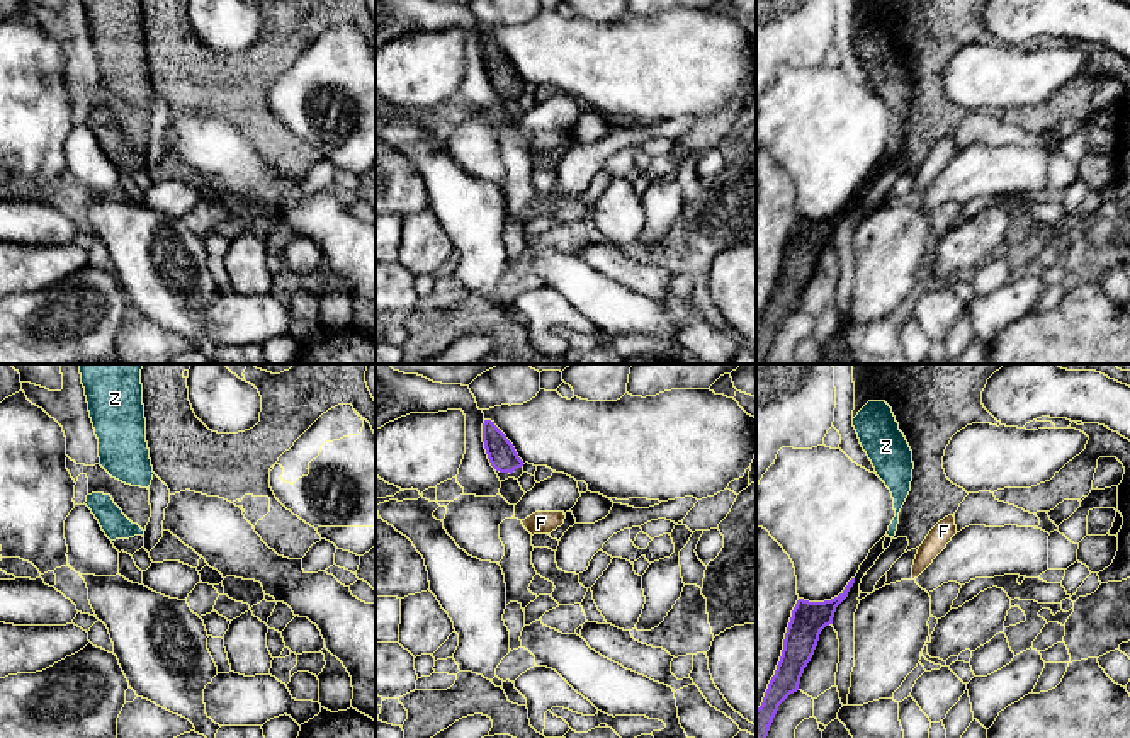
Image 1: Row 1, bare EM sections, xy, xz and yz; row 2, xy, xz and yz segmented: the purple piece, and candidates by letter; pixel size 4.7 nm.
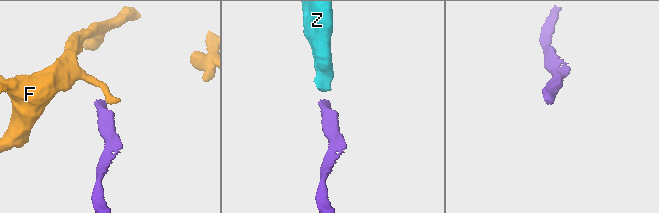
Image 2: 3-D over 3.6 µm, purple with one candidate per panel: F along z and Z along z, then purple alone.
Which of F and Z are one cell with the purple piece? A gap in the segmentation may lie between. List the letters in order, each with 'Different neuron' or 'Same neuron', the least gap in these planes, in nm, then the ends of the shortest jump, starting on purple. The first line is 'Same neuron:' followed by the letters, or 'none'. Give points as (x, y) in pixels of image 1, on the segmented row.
Same neuron: Z
F: Different neuron. Distance 220 nm. Across: xz (510, 473), (532, 514)
Z: Same neuron. Distance 260 nm. Across: yz (853, 579), (889, 536)

